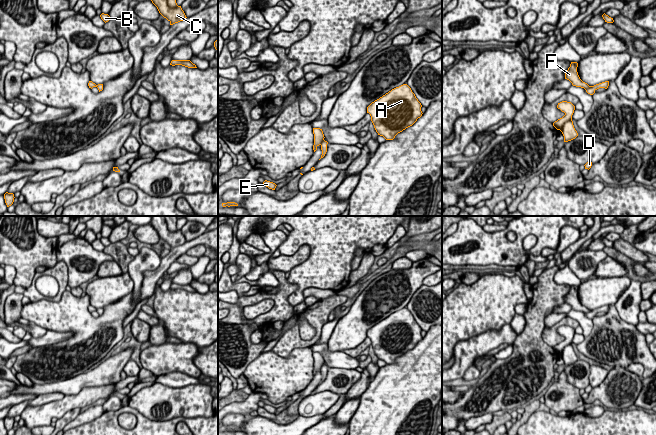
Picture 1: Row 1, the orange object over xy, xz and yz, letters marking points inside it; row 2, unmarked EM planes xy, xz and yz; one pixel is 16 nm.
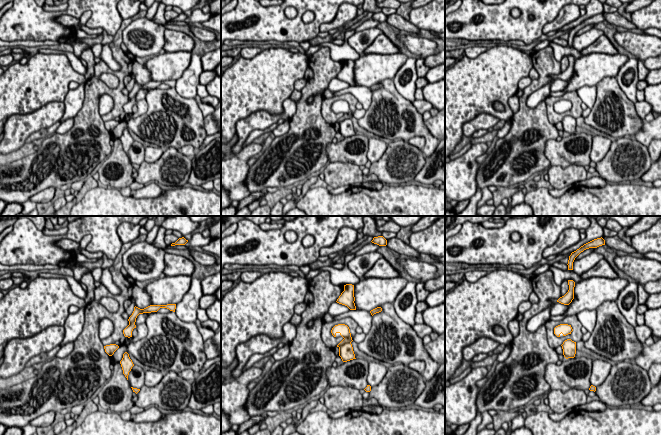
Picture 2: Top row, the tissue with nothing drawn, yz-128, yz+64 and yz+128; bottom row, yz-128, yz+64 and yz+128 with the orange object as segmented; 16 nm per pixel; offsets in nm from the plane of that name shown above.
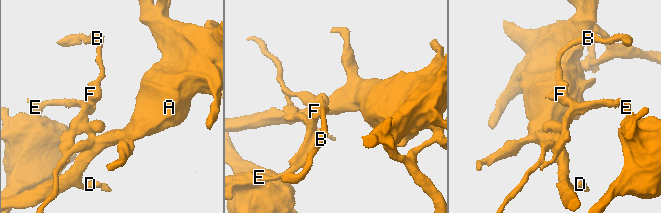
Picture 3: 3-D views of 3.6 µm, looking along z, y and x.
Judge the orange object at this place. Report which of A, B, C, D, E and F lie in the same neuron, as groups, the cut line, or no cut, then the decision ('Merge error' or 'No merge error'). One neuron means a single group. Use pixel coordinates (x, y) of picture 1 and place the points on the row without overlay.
Groups: A B C D F / E. Split along yz (591, 310), (596, 312). Merge error

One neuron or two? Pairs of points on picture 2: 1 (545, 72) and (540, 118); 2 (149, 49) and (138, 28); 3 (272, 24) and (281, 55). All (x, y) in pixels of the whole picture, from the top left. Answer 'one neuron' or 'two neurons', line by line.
1: one neuron
2: one neuron
3: two neurons

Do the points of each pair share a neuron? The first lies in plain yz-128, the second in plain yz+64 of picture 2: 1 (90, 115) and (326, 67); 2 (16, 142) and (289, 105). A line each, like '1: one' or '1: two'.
1: one
2: one

